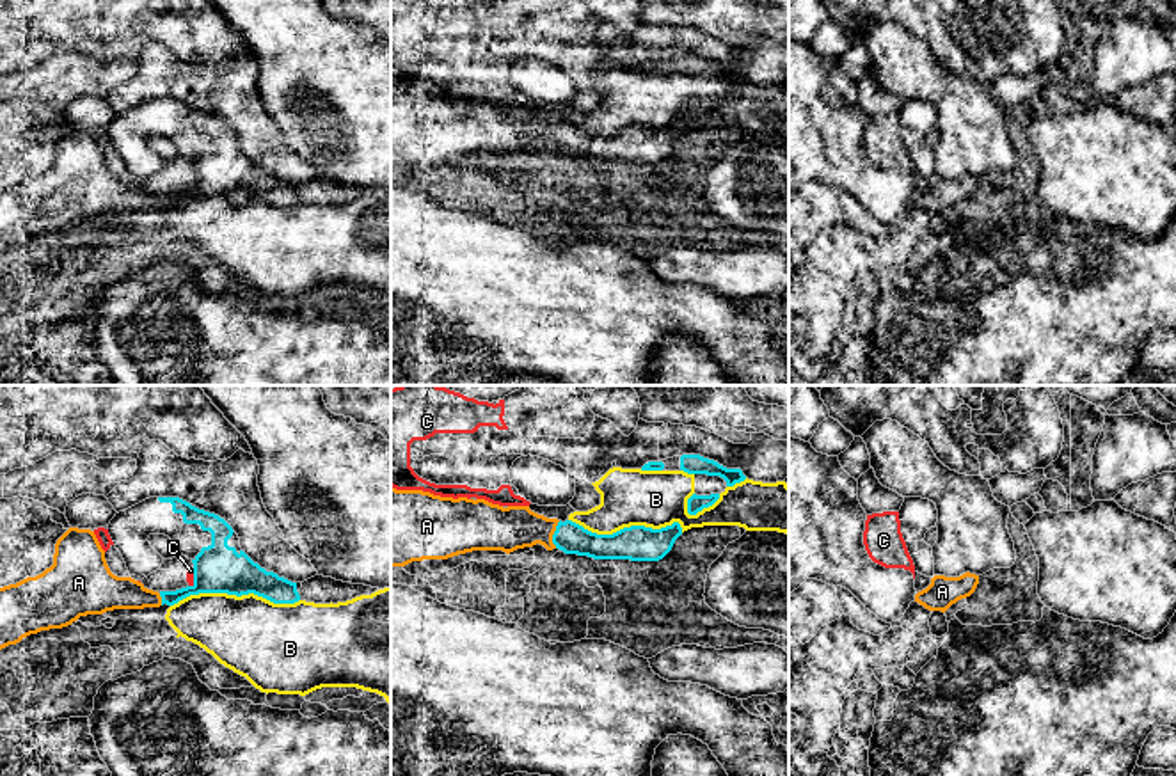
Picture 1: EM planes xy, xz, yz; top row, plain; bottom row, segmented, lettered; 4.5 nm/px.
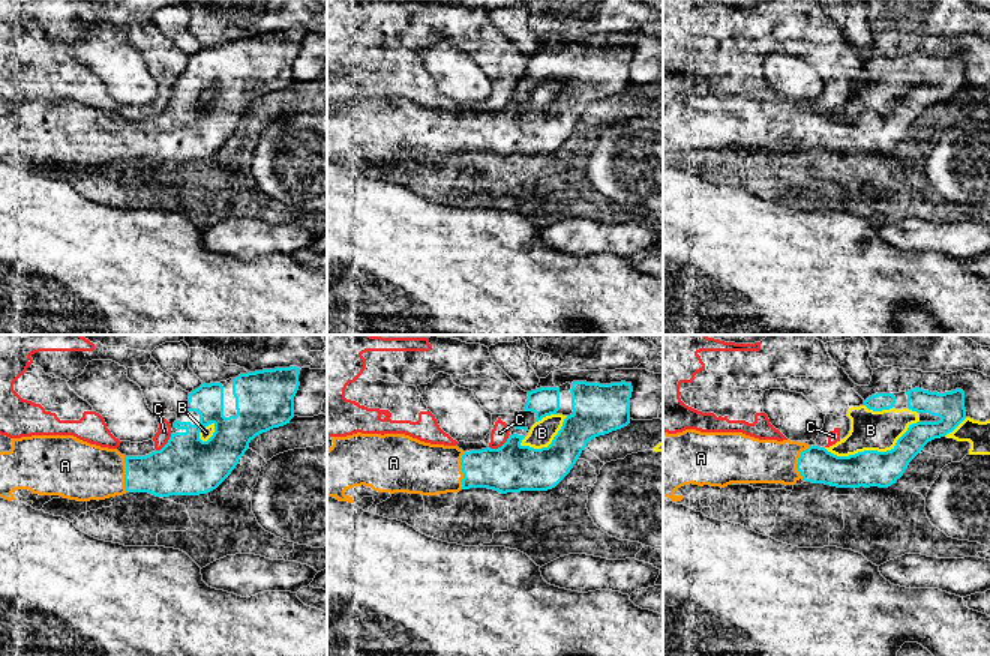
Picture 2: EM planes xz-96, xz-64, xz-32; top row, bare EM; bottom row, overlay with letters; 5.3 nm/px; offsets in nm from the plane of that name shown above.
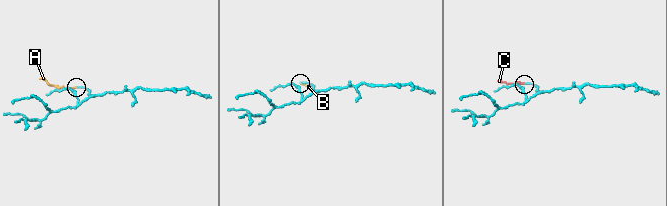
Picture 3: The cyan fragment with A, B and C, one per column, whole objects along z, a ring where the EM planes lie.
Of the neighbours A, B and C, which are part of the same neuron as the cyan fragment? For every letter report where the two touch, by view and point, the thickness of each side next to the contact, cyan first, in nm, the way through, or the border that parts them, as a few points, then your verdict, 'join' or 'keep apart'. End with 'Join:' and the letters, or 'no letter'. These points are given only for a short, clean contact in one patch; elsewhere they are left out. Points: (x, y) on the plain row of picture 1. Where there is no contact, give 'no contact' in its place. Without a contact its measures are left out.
A: xz (553, 137) | 140/200 nm | across xz (569, 139), (553, 137), (535, 130), (512, 130) | join
B: xy (235, 196) | 220/360 nm | keep apart
C: xy (194, 180) | 220/30 nm | along xy (194, 171), (194, 183), (189, 189) | keep apart
Join: A

